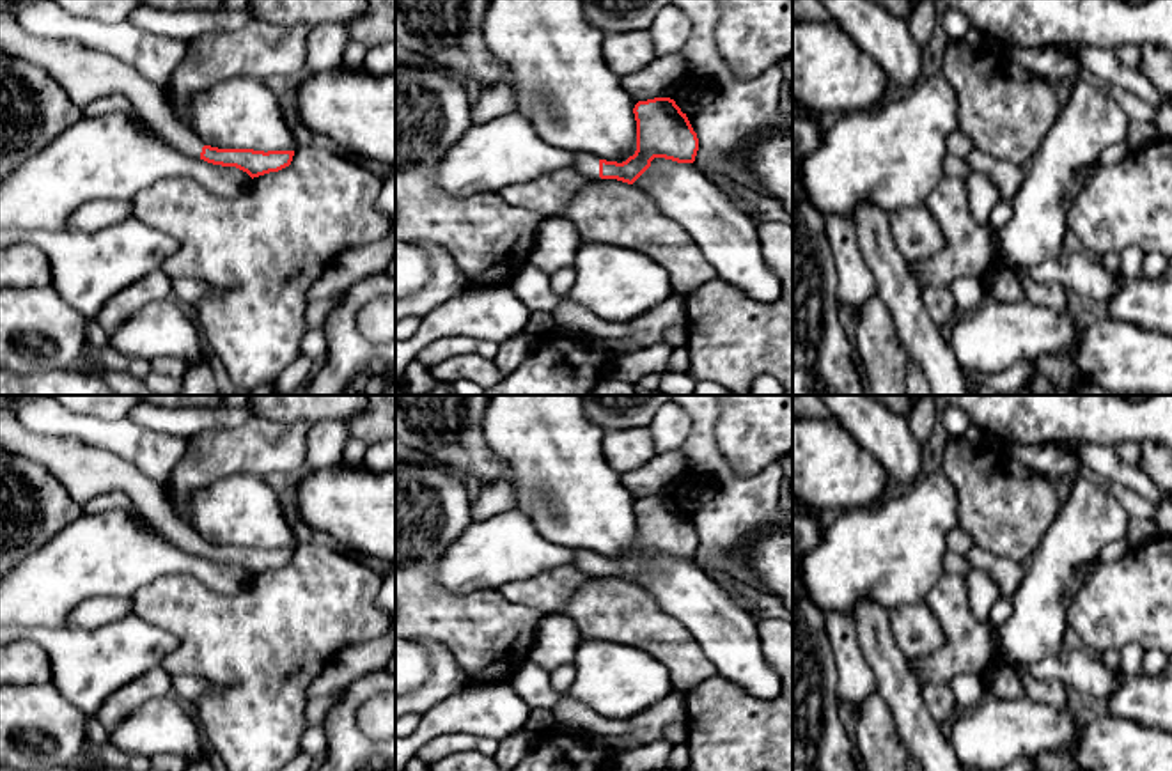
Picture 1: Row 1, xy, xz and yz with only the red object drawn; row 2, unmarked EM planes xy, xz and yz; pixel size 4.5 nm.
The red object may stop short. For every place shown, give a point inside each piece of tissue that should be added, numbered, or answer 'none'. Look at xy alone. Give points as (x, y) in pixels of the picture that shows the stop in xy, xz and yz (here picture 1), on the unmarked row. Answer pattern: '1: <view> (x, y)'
1: xy (85, 472)

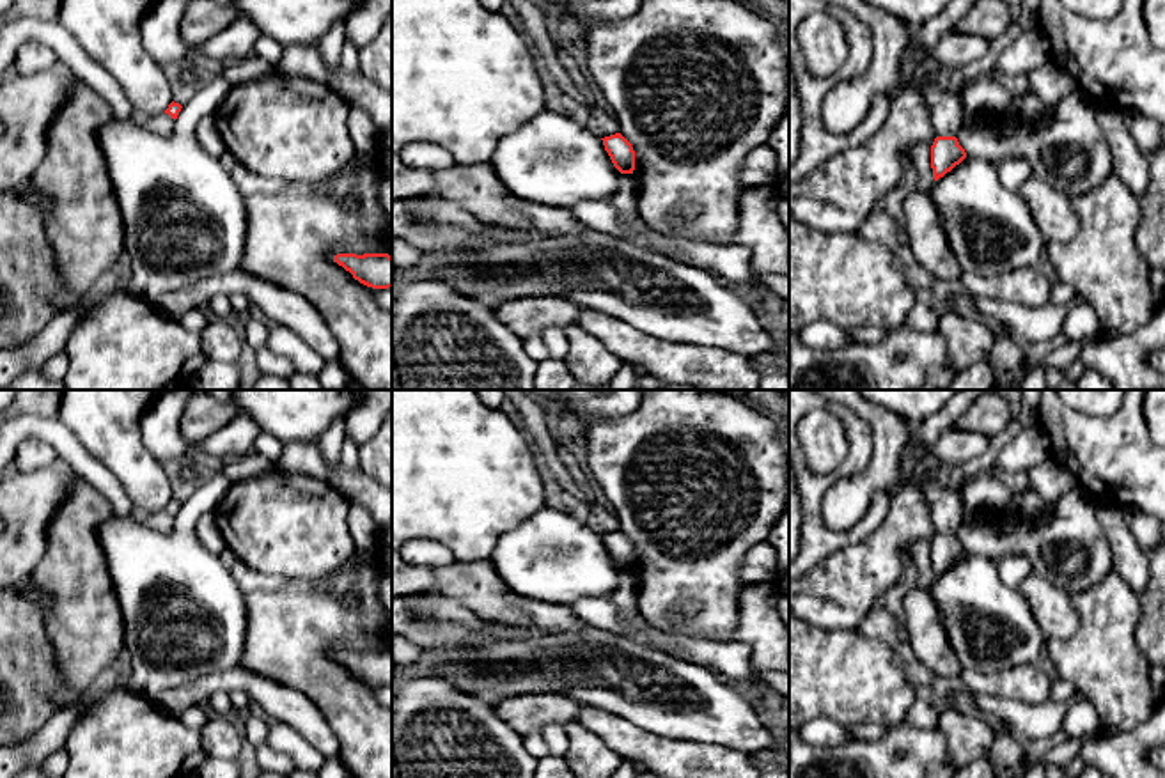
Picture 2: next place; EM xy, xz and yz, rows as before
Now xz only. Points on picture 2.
none

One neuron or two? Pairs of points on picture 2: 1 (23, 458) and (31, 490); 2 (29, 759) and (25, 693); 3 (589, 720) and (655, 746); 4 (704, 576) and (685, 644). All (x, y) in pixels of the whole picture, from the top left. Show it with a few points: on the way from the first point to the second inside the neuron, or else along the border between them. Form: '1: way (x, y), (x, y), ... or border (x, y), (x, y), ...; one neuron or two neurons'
1: border (57, 458), (38, 470), (18, 472); two neurons
2: border (57, 711), (27, 741), (18, 745); two neurons
3: way (605, 725), (639, 746); one neuron
4: border (648, 621), (665, 631), (727, 642); two neurons

